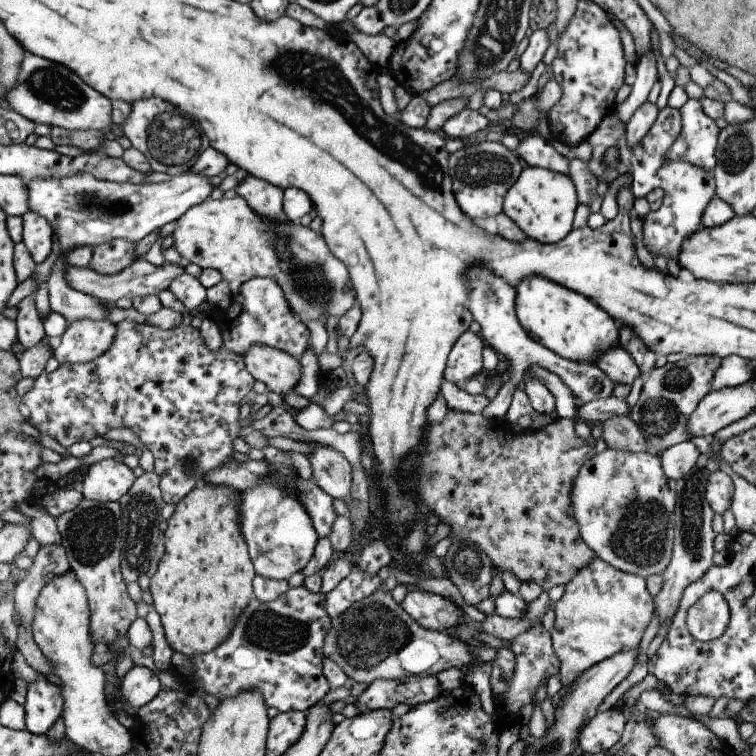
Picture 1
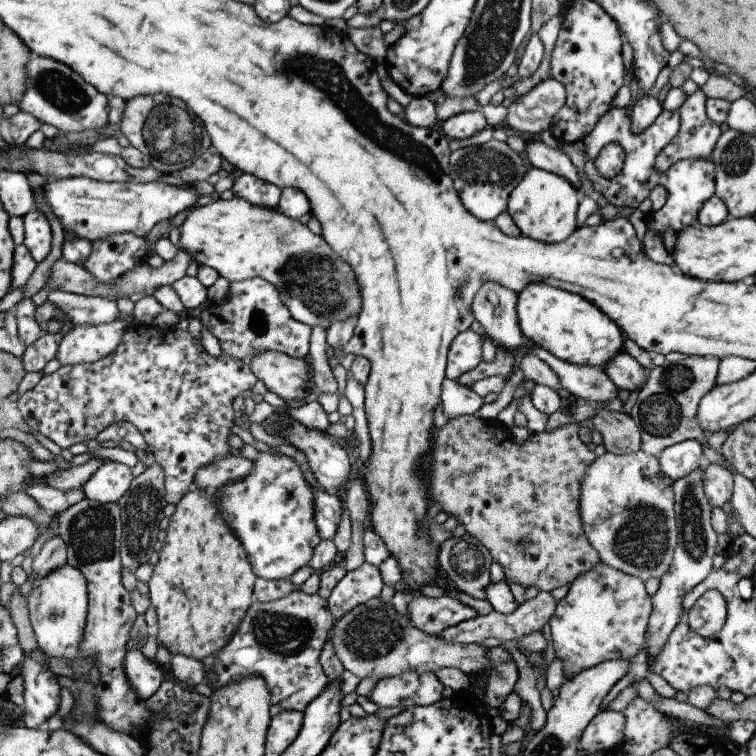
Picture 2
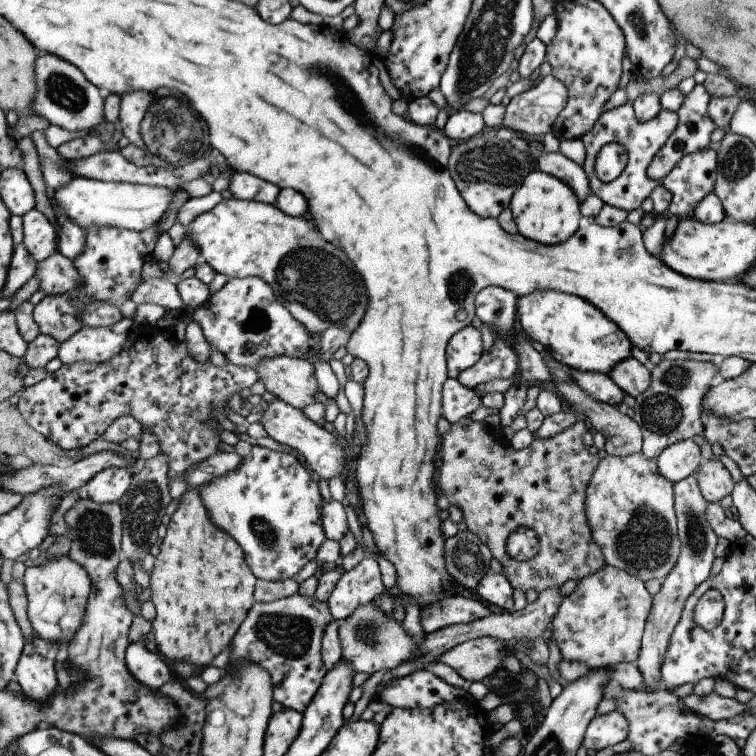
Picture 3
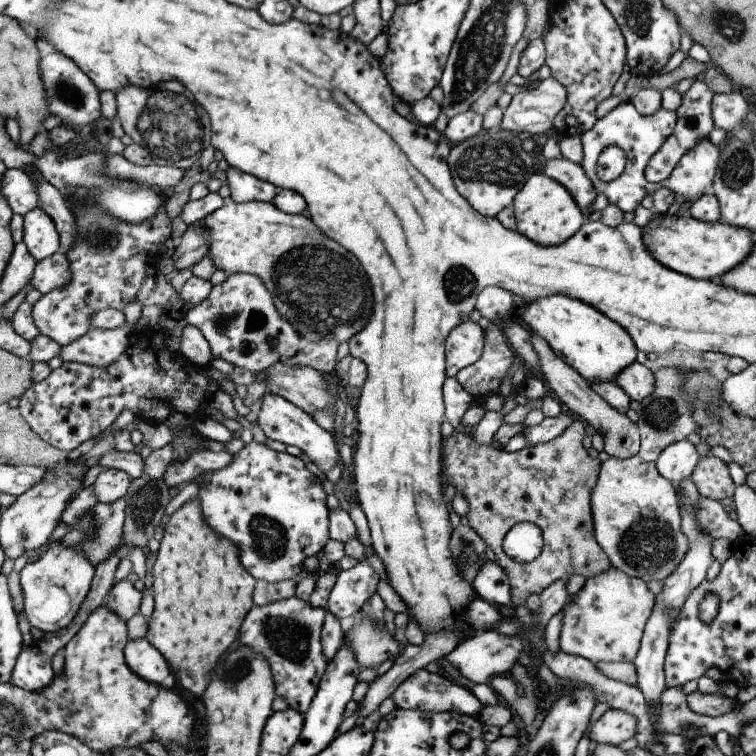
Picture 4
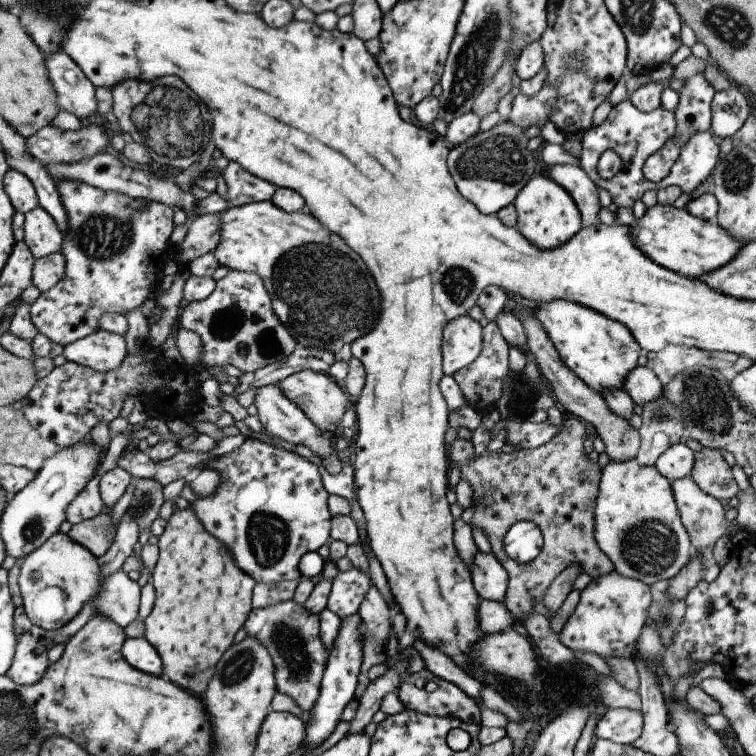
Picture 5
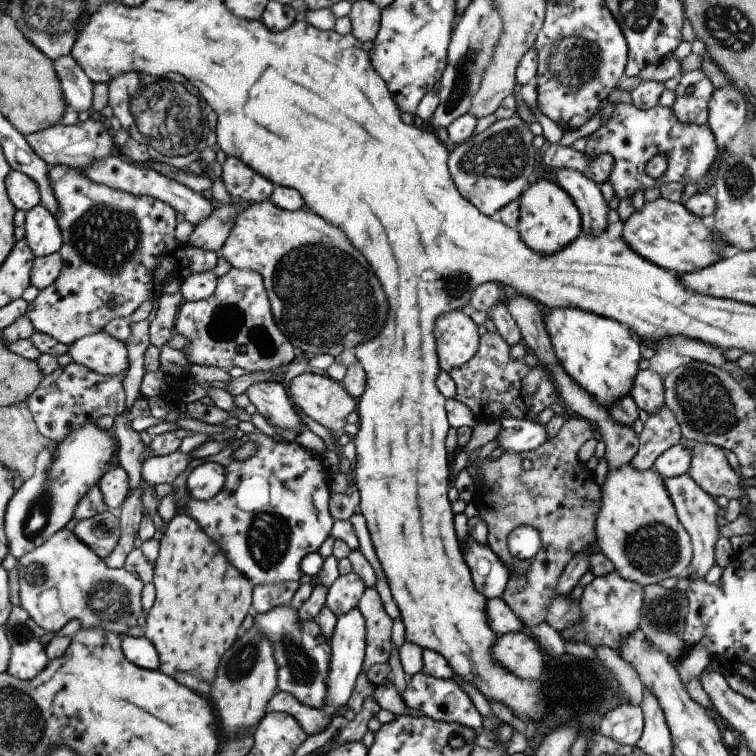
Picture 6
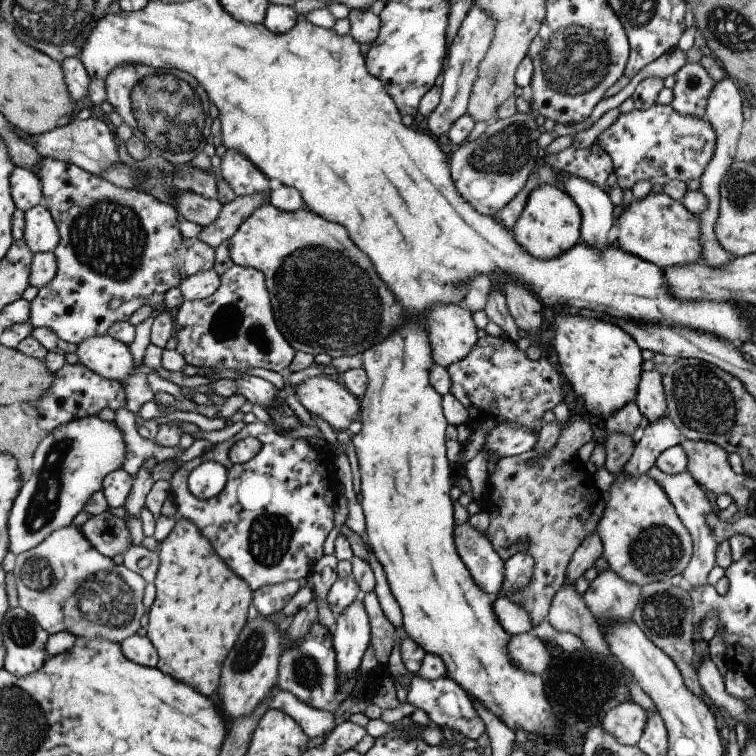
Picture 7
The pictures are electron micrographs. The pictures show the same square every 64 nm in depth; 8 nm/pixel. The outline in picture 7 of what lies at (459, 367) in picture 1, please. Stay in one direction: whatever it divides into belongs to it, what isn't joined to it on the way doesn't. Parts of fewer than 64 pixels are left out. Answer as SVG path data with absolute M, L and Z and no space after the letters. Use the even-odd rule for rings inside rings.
M436 303L425 322L433 361L444 368L462 360L479 339L472 312L458 303Z

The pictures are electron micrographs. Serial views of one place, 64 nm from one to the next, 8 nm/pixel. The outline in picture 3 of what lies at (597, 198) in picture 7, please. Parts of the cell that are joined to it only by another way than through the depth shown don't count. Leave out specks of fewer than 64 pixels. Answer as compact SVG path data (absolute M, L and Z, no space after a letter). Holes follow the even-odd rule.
M543 150L535 163L541 172L556 176L562 180L576 194L580 203L592 195L588 178L583 166L575 164L560 152L546 152Z

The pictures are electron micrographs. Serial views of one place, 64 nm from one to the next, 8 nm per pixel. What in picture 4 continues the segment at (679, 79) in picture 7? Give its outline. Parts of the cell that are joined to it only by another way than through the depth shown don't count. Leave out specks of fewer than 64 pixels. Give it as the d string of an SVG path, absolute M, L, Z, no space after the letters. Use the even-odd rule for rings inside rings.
M703 77L695 80L694 84L690 86L690 90L681 94L681 104L677 109L677 122L674 133L664 142L664 145L650 158L644 176L646 180L652 183L661 182L666 179L672 170L678 165L679 159L696 144L700 144L702 140L709 138L710 132L714 129L714 122L712 120L711 103L714 94L708 88Z

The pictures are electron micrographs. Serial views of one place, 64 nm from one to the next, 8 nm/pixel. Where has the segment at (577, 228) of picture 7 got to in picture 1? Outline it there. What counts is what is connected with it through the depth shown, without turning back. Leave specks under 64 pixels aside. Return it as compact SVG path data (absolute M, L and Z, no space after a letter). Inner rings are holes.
M527 165L518 176L518 180L512 184L512 188L504 194L502 212L526 234L527 238L541 244L554 244L560 243L560 240L572 232L578 206L576 188L568 175Z

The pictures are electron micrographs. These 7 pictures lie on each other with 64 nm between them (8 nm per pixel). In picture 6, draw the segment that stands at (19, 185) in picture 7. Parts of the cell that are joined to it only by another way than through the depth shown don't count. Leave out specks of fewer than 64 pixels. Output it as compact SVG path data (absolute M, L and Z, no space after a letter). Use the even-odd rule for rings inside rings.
M12 170L5 179L6 190L16 210L28 212L41 205L38 184L22 172Z

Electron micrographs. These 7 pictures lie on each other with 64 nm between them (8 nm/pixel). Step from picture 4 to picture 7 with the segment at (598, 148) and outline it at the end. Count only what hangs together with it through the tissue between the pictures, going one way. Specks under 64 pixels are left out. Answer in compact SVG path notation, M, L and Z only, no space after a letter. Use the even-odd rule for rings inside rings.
M656 104L641 111L635 109L630 113L622 113L609 128L599 135L596 141L611 156L613 172L616 173L617 182L624 190L628 186L633 187L638 181L646 181L652 185L665 185L670 180L681 180L687 184L691 180L698 180L714 156L715 140L714 127L708 120L680 114L671 104Z

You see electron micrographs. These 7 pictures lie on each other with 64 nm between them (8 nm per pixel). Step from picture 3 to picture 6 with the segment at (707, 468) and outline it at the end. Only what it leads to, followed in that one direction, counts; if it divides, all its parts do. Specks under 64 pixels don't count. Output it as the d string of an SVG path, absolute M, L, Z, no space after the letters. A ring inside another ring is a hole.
M697 443L692 448L692 462L687 473L709 496L717 499L746 501L741 477L730 467L726 454L718 445Z

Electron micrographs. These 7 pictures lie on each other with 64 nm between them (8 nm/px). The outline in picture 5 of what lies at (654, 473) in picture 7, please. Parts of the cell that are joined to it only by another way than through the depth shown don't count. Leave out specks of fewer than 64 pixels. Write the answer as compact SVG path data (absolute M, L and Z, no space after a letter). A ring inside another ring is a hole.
M690 476L676 480L676 482L671 482L671 484L672 492L674 492L674 500L676 500L684 529L687 531L695 551L700 554L702 564L704 564L706 569L713 563L712 550L714 549L714 544L716 544L722 536L733 537L738 534L739 525L735 521L728 522L725 517L727 508L722 506L716 498L704 494L704 492L698 488L697 484L694 484L694 480L691 480Z

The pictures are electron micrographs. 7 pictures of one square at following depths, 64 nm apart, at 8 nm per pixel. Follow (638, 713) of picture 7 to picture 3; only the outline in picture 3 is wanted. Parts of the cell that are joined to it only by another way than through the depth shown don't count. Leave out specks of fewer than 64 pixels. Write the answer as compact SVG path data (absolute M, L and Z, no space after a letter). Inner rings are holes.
M617 709L609 714L598 715L590 722L582 746L590 753L614 746L626 740L628 728L628 720Z

